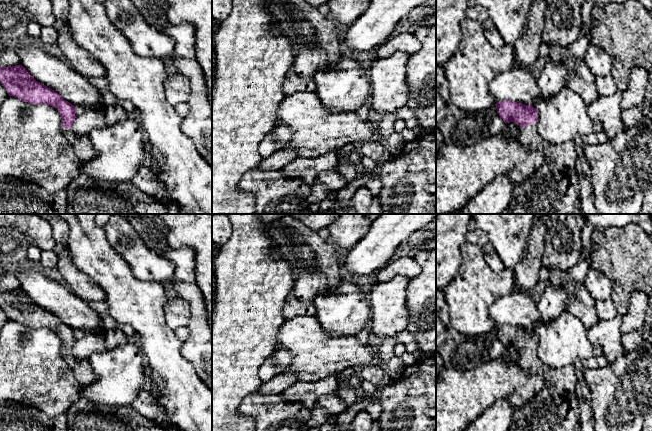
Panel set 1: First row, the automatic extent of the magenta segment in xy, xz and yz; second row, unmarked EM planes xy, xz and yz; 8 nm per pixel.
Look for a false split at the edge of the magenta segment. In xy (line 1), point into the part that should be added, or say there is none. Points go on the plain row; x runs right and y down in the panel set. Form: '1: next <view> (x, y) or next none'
1: next xy (82, 370)

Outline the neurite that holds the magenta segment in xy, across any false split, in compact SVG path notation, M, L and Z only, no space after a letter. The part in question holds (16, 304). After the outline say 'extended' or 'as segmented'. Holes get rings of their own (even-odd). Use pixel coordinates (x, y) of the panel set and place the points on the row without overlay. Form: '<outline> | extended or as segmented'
M22 289L0 290L0 307L9 320L30 328L48 328L56 332L61 341L62 356L82 388L96 380L89 359L79 360L72 353L75 330L54 314L36 305Z | extended

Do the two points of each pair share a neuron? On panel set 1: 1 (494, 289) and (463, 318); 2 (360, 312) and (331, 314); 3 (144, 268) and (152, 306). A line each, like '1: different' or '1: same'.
1: same
2: same
3: different

